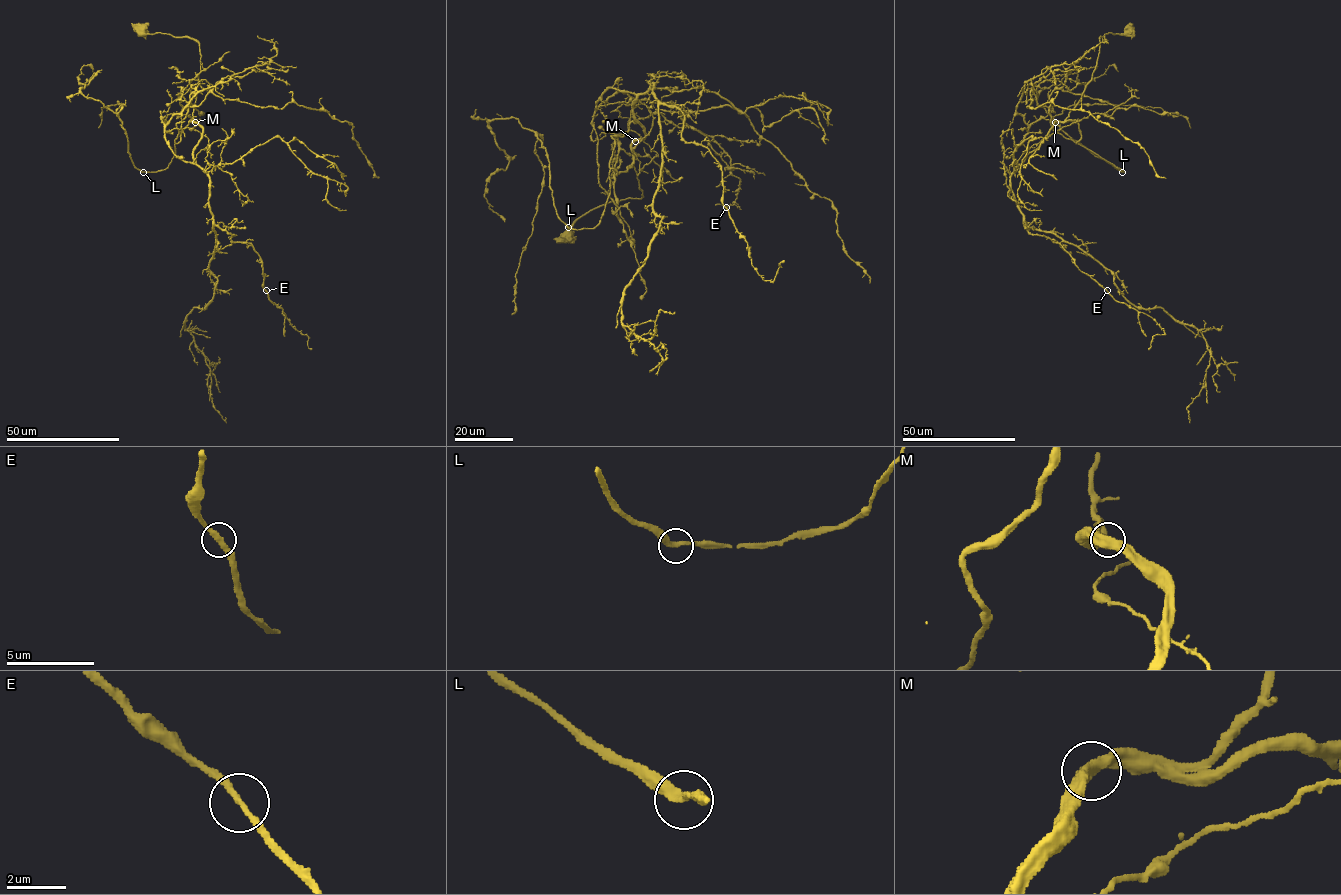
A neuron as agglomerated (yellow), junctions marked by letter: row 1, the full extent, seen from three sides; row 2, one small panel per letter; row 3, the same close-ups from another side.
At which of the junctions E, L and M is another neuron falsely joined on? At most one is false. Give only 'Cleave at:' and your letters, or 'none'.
Cleave at: none

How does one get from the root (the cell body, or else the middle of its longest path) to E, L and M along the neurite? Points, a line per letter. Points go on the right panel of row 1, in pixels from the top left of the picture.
E: (1129, 31), (1099, 38), (1097, 64), (1079, 102), (1010, 177), (1027, 230), (1058, 242), (1107, 290)
L: (1129, 31), (1099, 38), (1092, 79), (1066, 119), (1078, 124), (1081, 138), (1077, 143), (1122, 172)
M: (1129, 31), (1109, 33), (1099, 38), (1099, 52), (1091, 80), (1069, 116), (1063, 121), (1055, 122)

